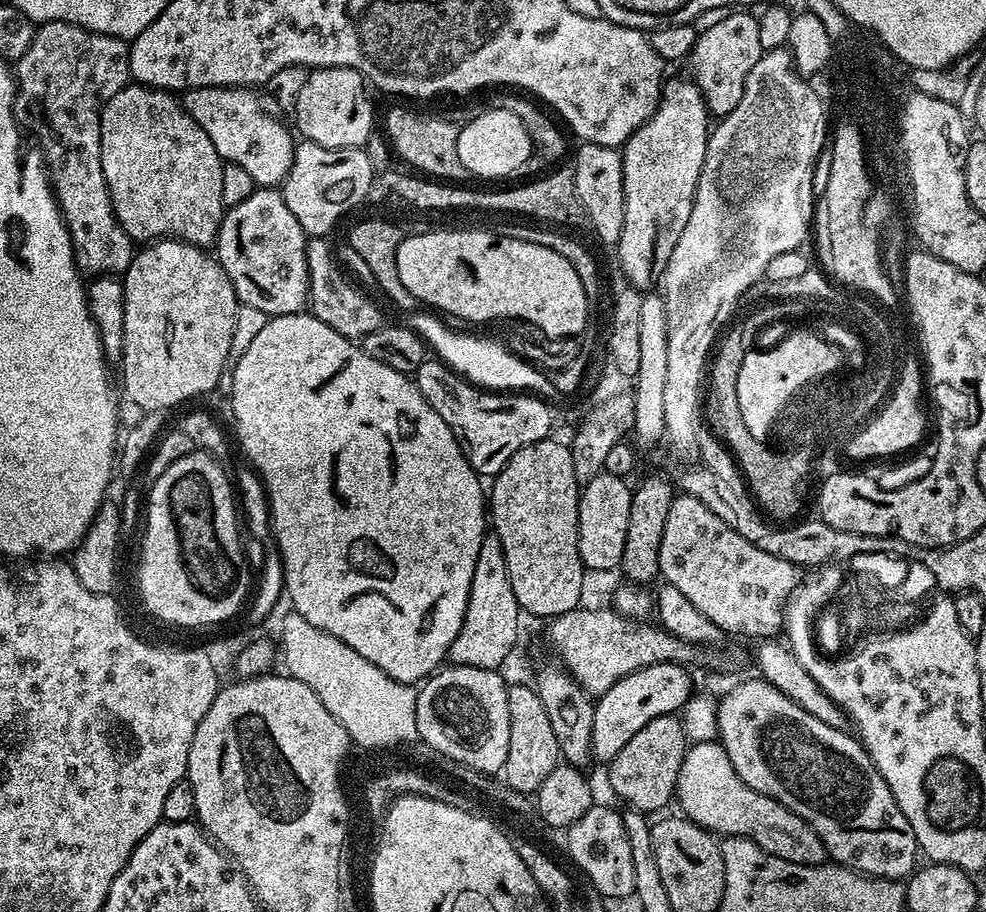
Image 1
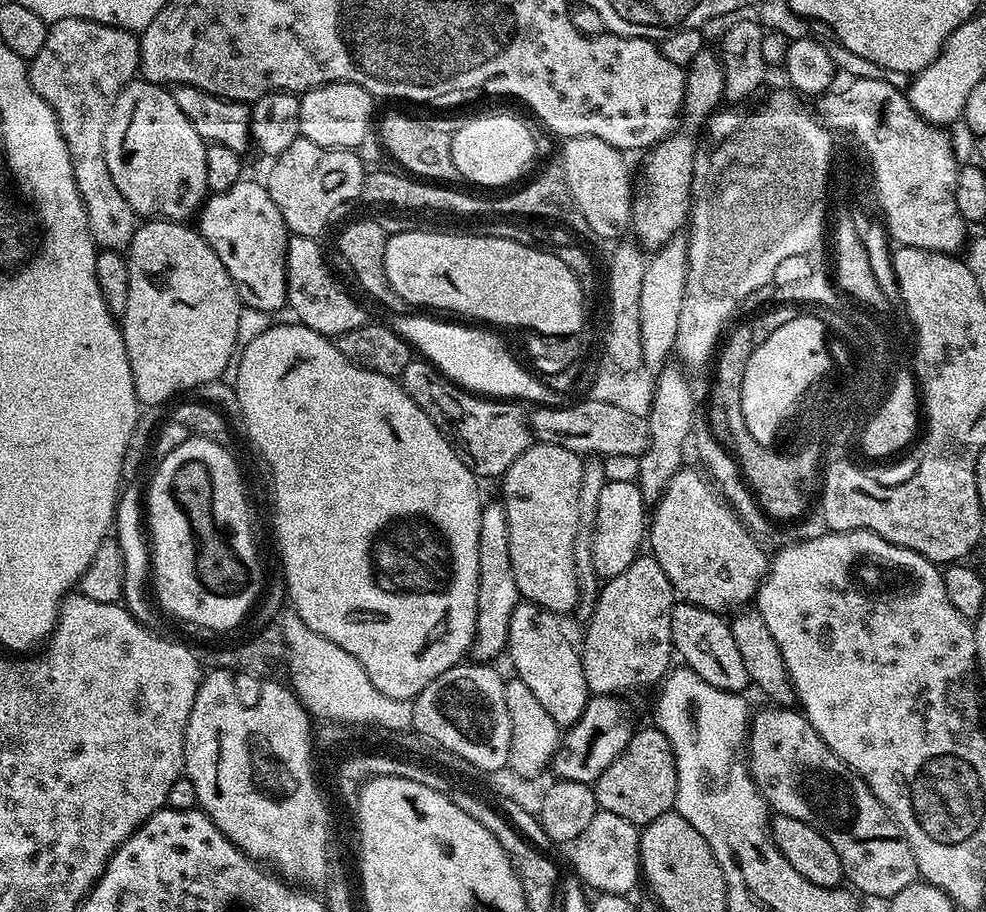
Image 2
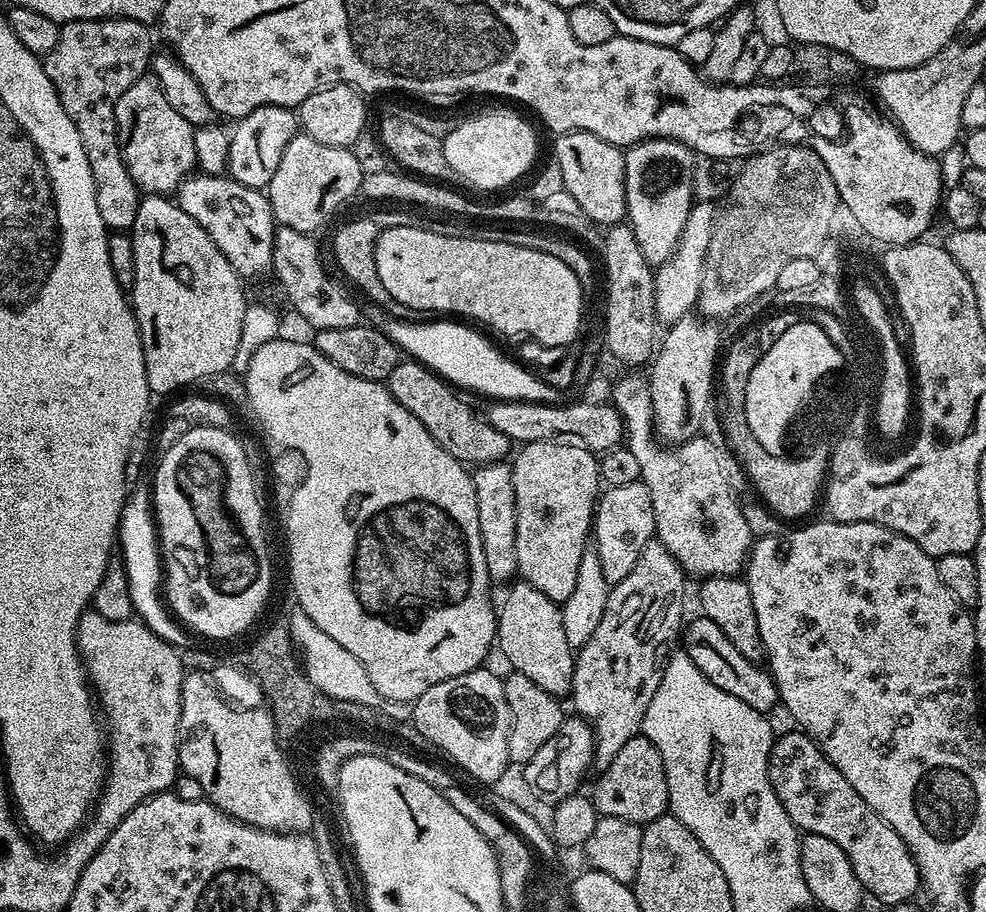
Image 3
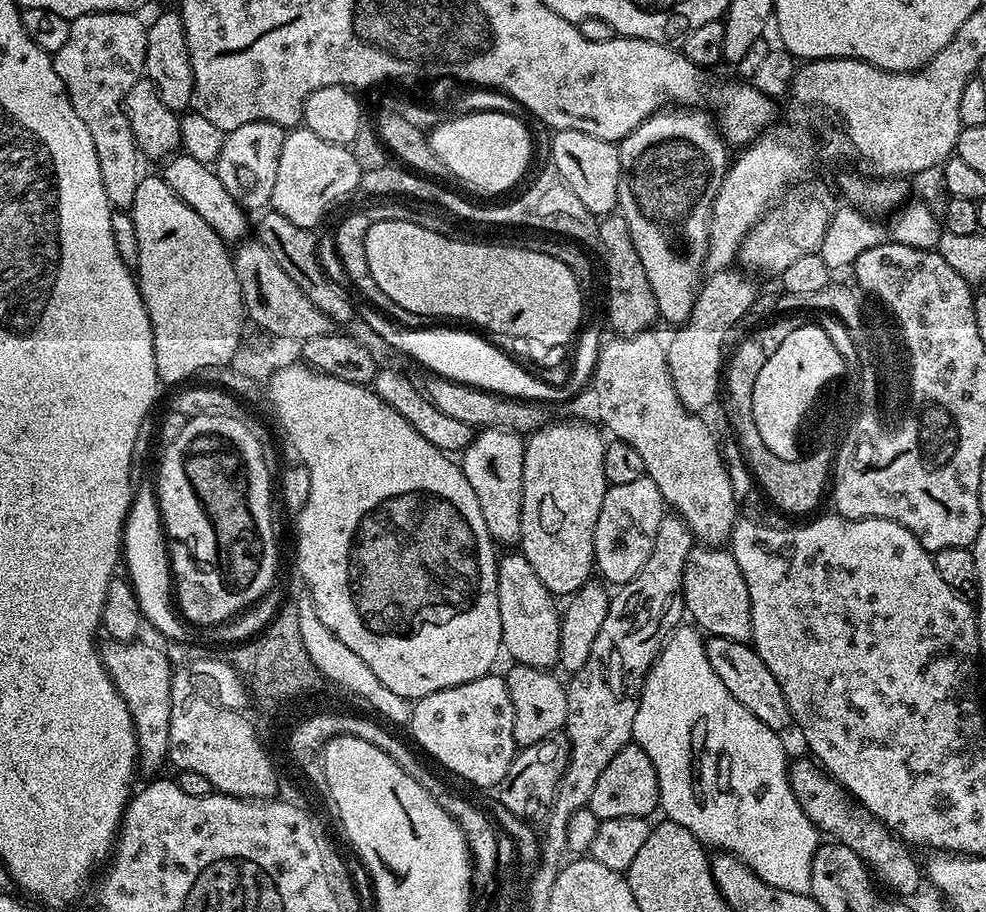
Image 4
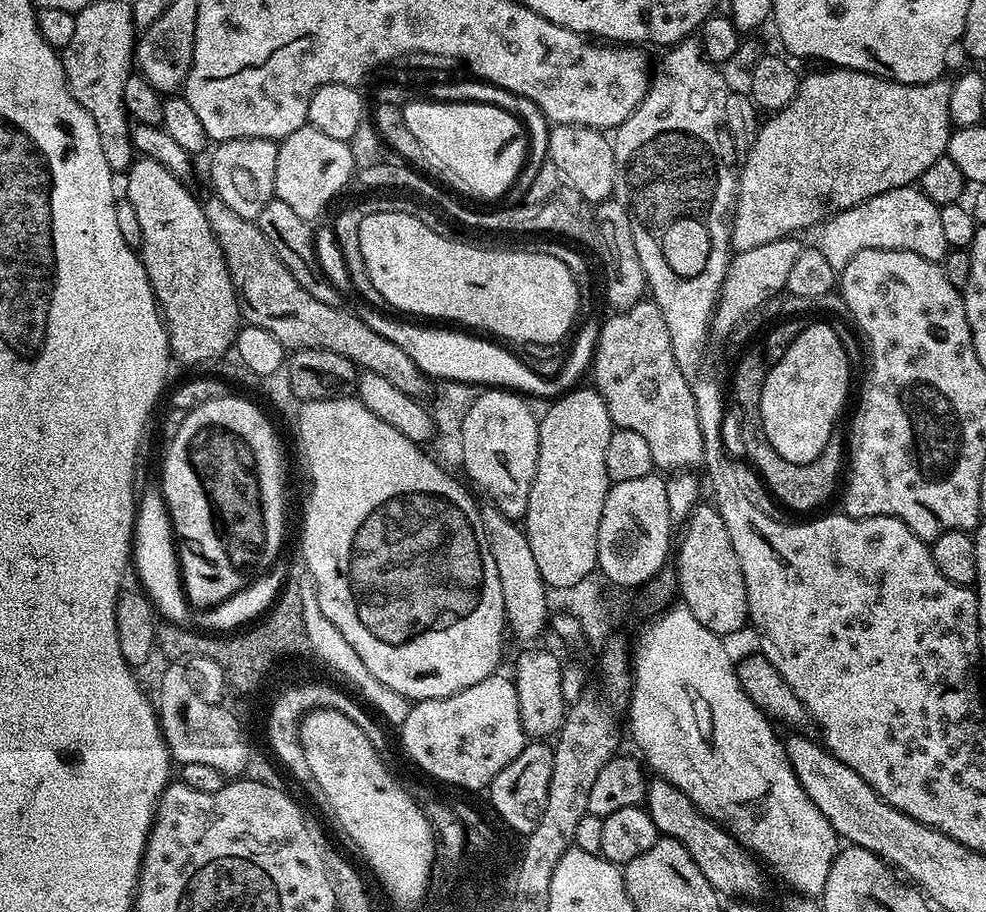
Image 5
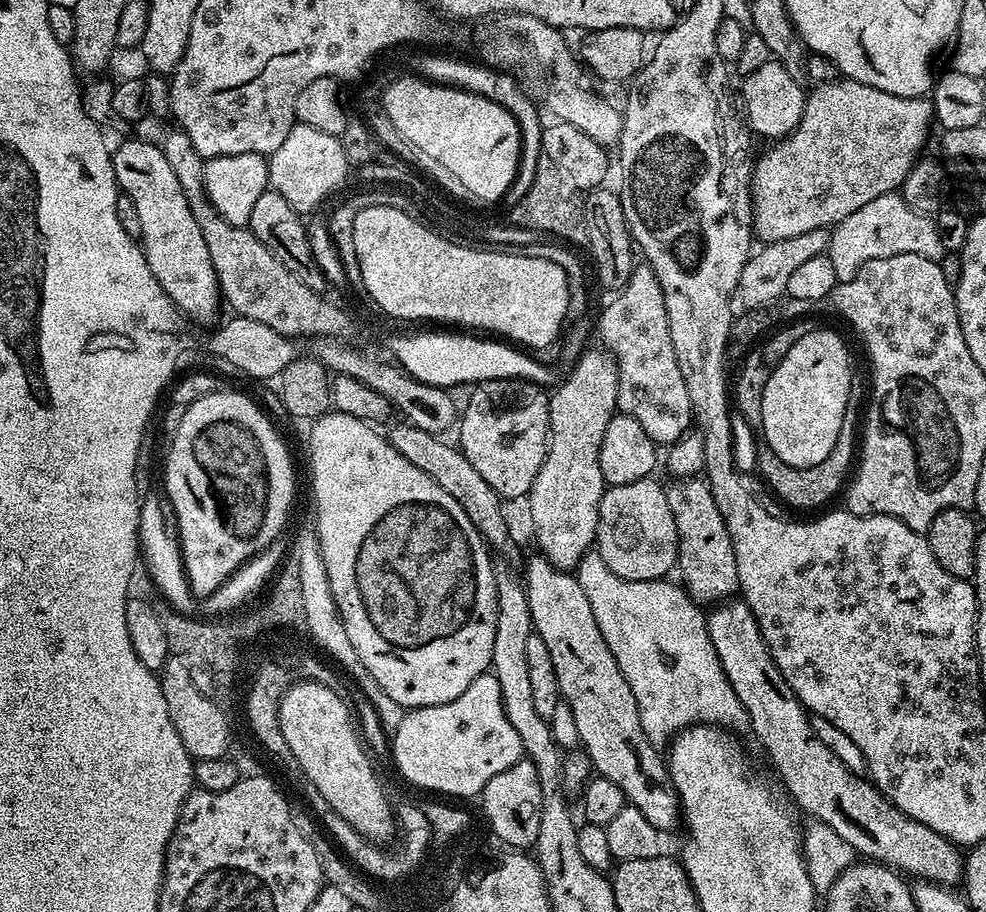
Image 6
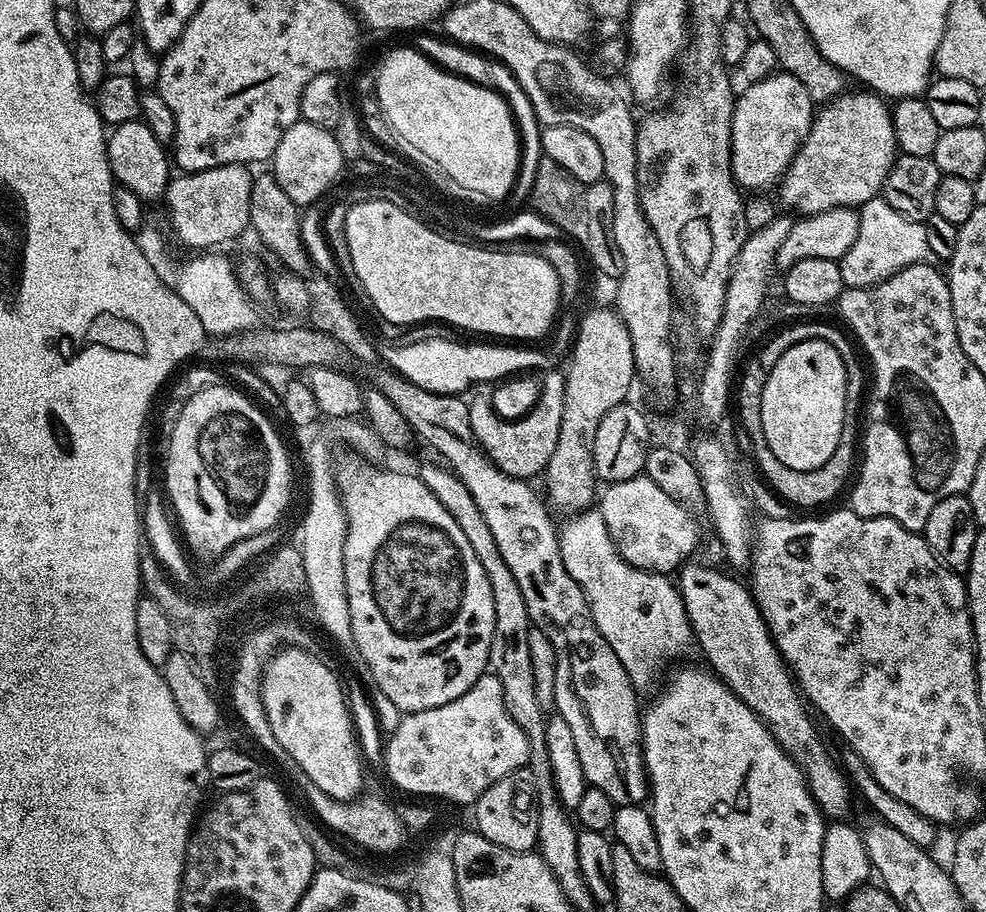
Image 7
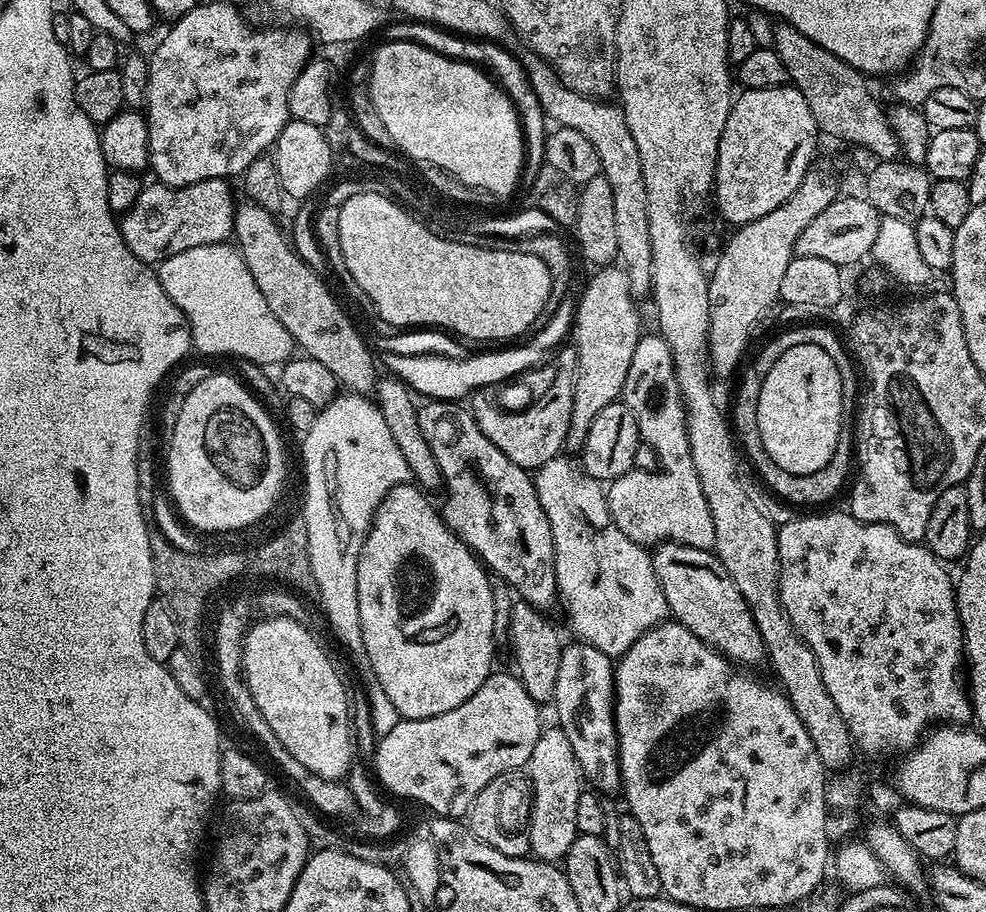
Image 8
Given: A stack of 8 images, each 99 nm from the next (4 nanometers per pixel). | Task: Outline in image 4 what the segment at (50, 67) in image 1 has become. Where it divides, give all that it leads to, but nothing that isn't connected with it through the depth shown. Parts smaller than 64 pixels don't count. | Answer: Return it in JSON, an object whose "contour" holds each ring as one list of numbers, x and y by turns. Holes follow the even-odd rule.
{"contour":[[95,12,80,16,71,21,70,35,66,37,62,50,52,56,52,65,68,91,74,114,78,114,82,122,86,122,86,130,90,130,90,138,94,138,94,154,98,154,98,170,102,170,102,190,106,190,106,198,116,210,131,209,142,175,140,149,134,142,128,115,124,113,124,99,130,86,134,86,134,82,145,75,148,29,145,21,140,21,138,17,136,12]]}

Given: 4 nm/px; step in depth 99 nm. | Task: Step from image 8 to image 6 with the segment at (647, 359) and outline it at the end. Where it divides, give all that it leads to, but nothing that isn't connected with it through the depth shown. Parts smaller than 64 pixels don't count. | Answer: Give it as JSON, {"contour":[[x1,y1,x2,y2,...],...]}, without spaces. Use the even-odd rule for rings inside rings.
{"contour":[[649,478,630,482,626,486,611,486,600,499,598,510,598,526,594,551,618,574,618,578,627,580,662,580,669,575,668,571,677,567,678,558,678,526,674,526,674,514,670,510,670,502,666,502,666,491]]}

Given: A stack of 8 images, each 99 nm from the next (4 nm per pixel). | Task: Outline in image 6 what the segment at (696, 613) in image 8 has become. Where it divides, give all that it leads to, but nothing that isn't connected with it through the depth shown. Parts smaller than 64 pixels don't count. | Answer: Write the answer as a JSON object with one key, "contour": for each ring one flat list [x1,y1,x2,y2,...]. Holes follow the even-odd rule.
{"contour":[[732,598,715,605,707,613,706,619,710,642,714,642,718,662,722,662,722,670,726,670,726,678,730,678,730,686,734,686,734,694,738,694,738,702,742,702,746,710,750,730,760,739,765,754,772,759,772,764,780,775,779,783,783,791,794,801,795,807,801,813,809,812,812,820,820,820,826,826,830,826,830,830,835,830,841,838,850,842,853,853,860,855,861,852,864,855,861,857,869,861,886,864,901,874,907,874,909,877,916,876,912,878,919,878,924,882,945,886,955,885,955,880,957,883,964,875,964,856,961,849,949,842,942,834,930,830,930,826,922,826,922,822,898,810,876,789,871,779,846,770,846,766,842,766,842,762,834,758,834,754,830,754,830,749,822,746,822,742,818,742,808,721,810,715,808,709,796,699,794,690,786,682,786,678,782,678,758,630,758,622,743,599]]}

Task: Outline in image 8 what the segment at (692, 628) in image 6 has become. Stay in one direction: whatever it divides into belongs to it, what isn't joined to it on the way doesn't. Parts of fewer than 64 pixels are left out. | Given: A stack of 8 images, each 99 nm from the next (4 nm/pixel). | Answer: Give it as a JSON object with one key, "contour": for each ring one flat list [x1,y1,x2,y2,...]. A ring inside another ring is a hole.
{"contour":[[567,455,555,456,550,462,535,469,536,493,538,502,552,527,554,538,554,574,559,599,568,607,568,616,572,619,572,628,585,644,602,650,602,654,619,658,624,651,644,632,649,632,657,624,669,619,666,594,654,574,652,552,647,547,630,542,622,530,612,521,608,509,608,497,601,481,595,480,587,472,576,468,567,460]]}

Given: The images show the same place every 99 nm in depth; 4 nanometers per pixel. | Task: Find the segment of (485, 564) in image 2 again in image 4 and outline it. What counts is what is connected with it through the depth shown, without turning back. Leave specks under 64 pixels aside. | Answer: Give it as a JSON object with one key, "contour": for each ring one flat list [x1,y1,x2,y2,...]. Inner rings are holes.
{"contour":[[485,428,477,431,462,453,462,467,466,482,482,506,482,518,486,518,486,530,490,530,497,545,519,545,522,534,522,462,525,437,519,432,504,428]]}

